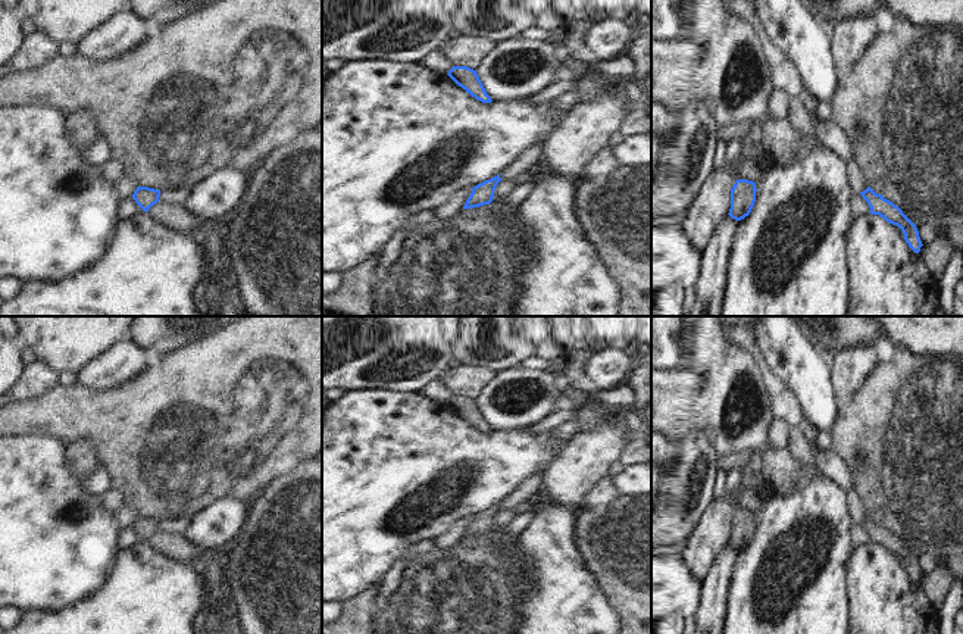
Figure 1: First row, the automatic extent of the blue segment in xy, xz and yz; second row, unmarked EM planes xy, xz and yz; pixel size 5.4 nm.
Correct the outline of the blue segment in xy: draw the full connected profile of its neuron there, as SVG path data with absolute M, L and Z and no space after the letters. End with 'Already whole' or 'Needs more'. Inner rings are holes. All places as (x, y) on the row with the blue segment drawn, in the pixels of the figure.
M137 187L132 194L132 199L144 212L148 212L148 209L159 202L159 196L160 190Z. Already whole

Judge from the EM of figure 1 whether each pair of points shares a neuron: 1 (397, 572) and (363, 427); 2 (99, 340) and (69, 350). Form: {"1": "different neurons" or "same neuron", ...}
{"1": "different neurons", "2": "same neuron"}

